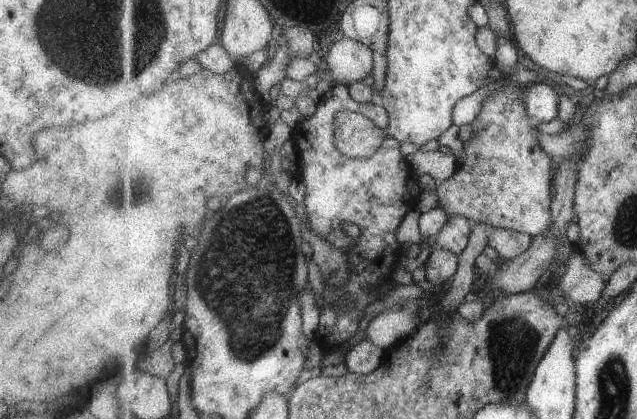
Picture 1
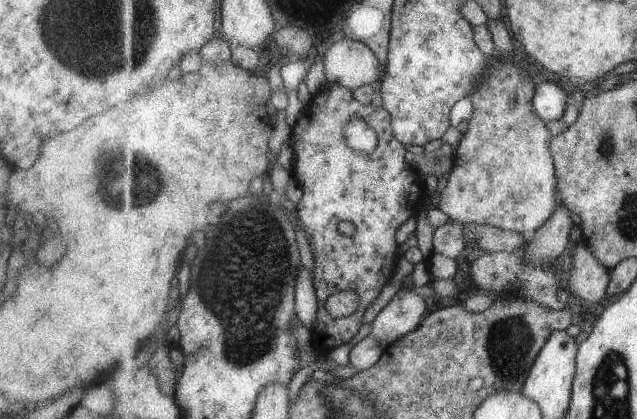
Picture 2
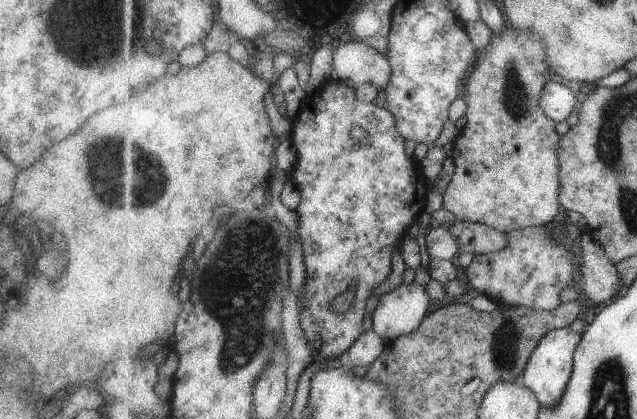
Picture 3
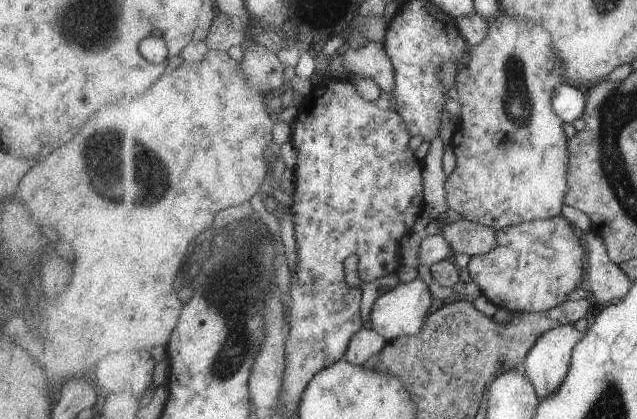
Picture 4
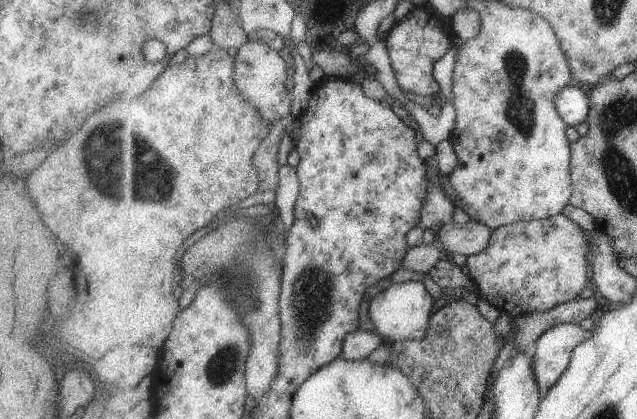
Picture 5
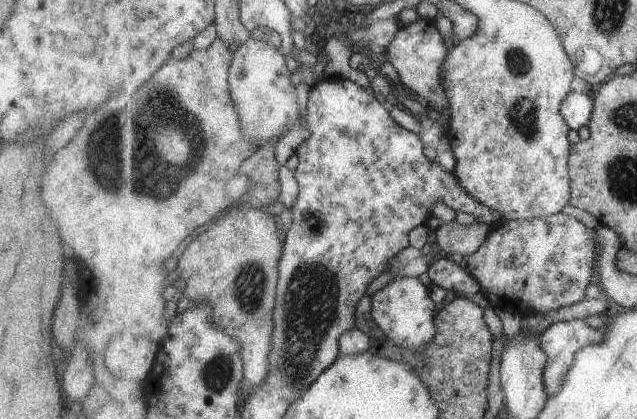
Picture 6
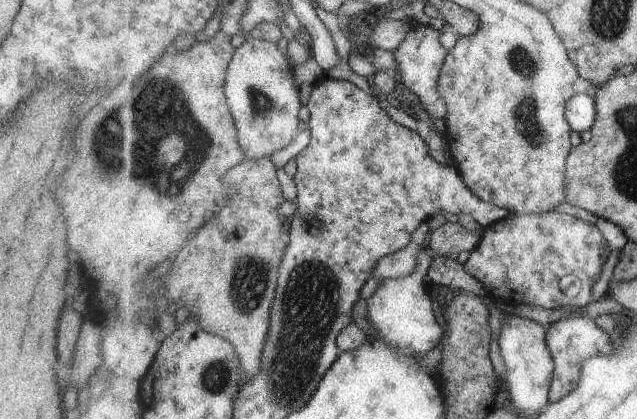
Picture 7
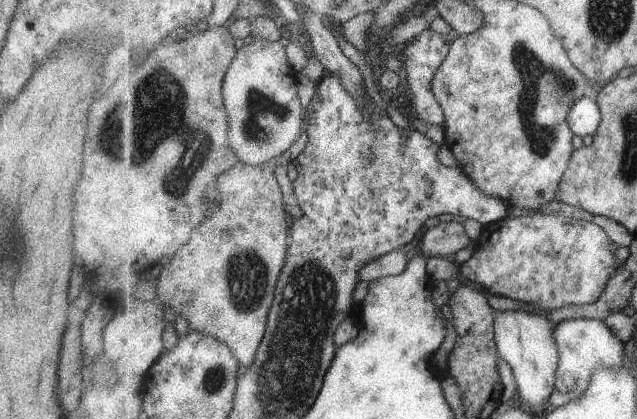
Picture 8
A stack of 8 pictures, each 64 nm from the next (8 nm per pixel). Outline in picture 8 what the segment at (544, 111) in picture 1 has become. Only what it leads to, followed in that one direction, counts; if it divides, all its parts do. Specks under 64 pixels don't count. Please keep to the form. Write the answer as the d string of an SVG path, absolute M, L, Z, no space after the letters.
M594 93L578 100L569 112L569 123L573 132L580 137L594 137L601 126L602 112Z

